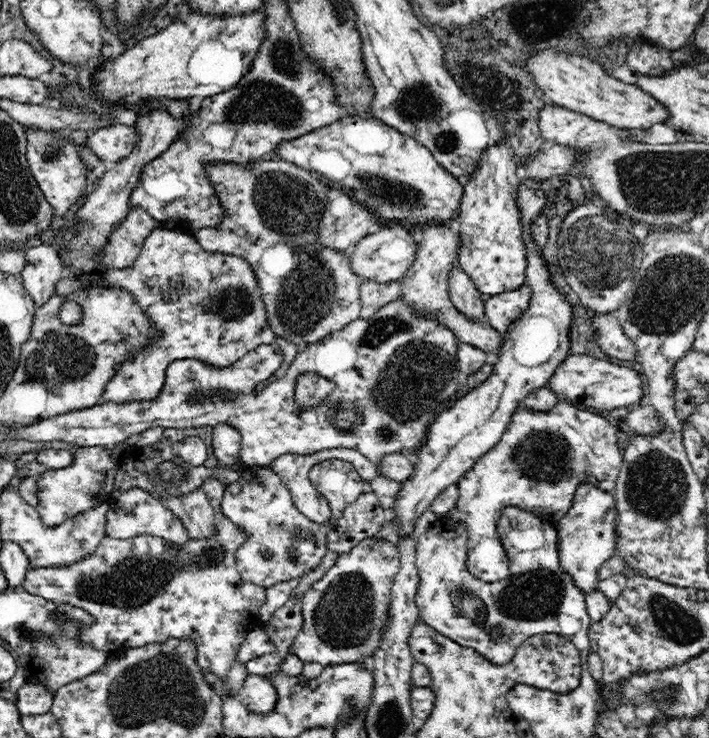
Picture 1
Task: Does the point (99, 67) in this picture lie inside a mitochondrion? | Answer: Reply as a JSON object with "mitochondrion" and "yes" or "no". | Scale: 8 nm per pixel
{"mitochondrion":"no"}

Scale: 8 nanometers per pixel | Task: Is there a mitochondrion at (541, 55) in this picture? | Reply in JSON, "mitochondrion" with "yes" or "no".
{"mitochondrion":"no"}

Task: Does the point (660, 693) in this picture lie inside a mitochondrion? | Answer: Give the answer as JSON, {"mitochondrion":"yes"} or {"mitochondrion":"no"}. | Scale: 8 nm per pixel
{"mitochondrion":"yes"}

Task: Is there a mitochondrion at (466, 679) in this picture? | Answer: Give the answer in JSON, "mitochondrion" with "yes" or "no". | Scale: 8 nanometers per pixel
{"mitochondrion":"no"}

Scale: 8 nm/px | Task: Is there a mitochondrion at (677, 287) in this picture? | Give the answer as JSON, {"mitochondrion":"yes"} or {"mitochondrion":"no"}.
{"mitochondrion":"yes"}

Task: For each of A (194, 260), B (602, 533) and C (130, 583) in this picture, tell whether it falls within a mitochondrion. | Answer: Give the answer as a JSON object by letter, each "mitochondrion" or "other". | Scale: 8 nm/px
{"A":"other","B":"other","C":"mitochondrion"}

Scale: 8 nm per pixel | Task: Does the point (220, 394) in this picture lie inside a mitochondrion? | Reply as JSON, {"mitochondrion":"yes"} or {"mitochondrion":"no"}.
{"mitochondrion":"no"}

